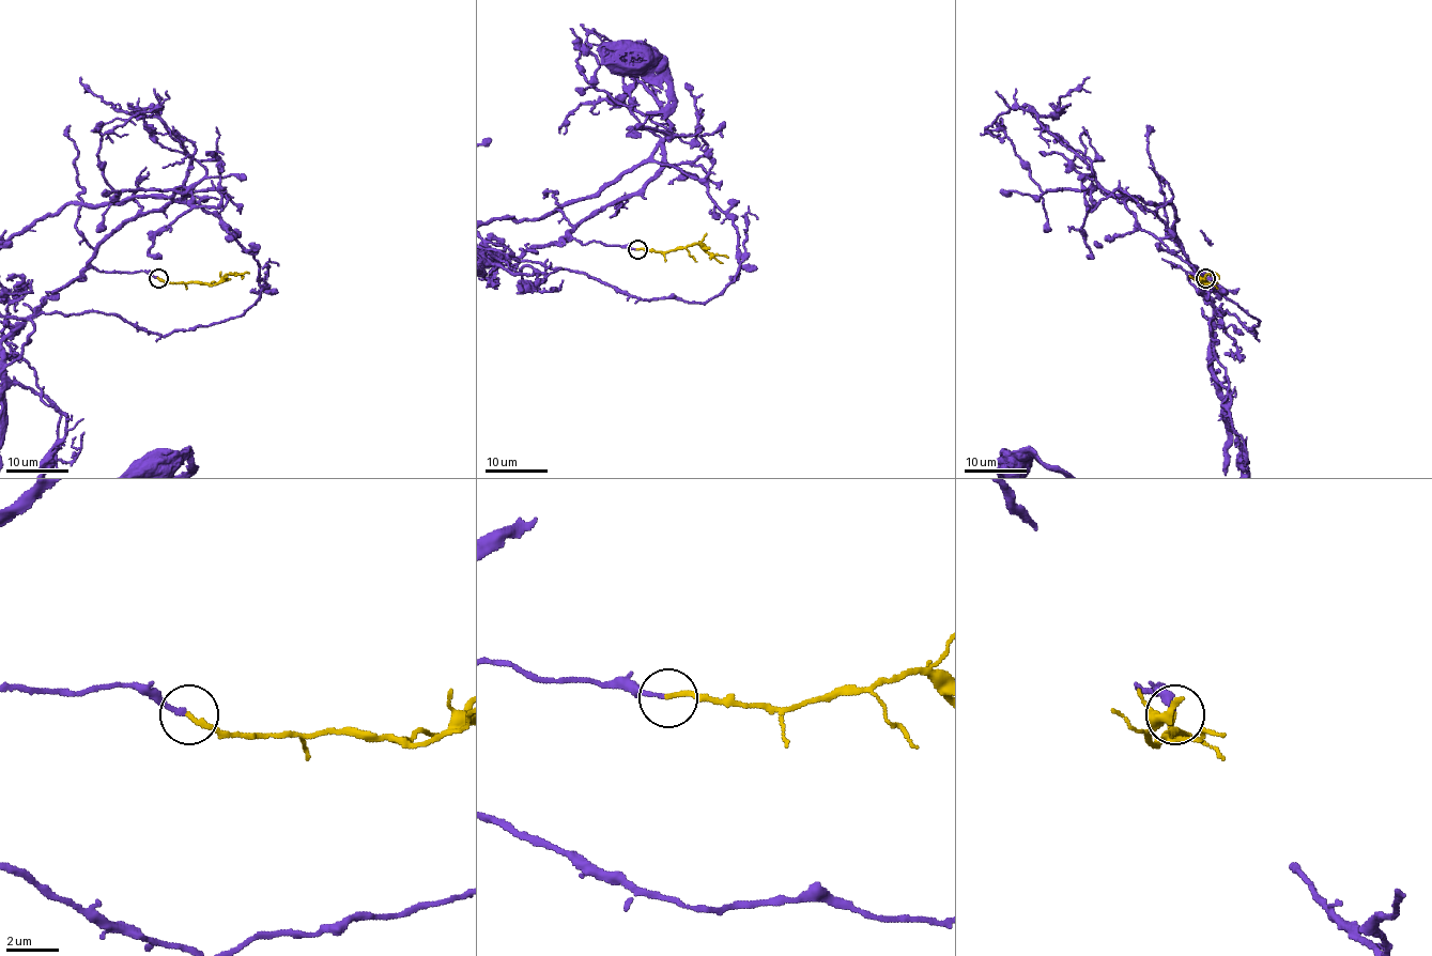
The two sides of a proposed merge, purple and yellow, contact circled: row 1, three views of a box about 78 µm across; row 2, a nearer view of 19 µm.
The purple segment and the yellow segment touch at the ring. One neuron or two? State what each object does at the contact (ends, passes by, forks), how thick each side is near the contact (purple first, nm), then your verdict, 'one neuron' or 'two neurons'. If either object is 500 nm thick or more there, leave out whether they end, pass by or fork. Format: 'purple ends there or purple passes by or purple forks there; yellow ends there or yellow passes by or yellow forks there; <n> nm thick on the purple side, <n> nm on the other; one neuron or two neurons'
purple ends there; yellow ends there; 160 nm thick on the purple side, 190 nm on the other; one neuron

